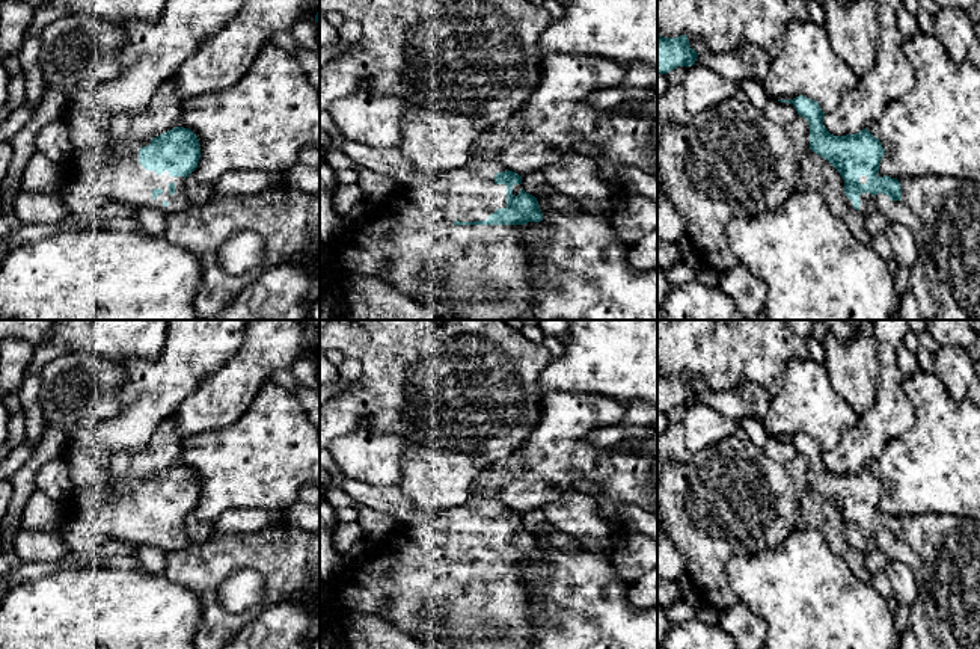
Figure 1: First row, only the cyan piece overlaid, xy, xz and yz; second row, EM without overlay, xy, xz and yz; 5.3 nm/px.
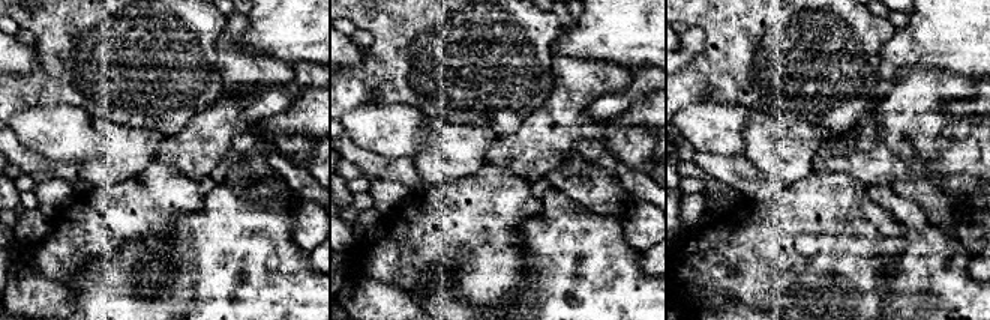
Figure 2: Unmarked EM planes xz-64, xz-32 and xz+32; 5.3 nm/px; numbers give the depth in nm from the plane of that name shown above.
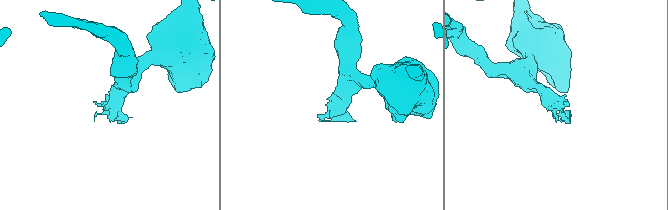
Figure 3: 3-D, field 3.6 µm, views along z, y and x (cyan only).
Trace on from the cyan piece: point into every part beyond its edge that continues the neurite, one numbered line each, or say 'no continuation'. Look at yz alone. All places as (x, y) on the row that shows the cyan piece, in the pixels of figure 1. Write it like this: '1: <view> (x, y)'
1: yz (943, 213)

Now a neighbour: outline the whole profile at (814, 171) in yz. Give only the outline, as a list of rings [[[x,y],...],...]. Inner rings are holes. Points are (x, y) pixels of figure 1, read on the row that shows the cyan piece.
[[[810,148],[801,157],[796,189],[808,186],[817,189],[829,211],[841,219],[859,241],[870,245],[873,234],[865,229],[864,214],[847,204],[840,172]]]

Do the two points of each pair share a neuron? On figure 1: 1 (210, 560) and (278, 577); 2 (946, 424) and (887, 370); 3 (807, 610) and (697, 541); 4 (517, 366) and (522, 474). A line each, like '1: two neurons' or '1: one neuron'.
1: one neuron
2: two neurons
3: two neurons
4: two neurons

